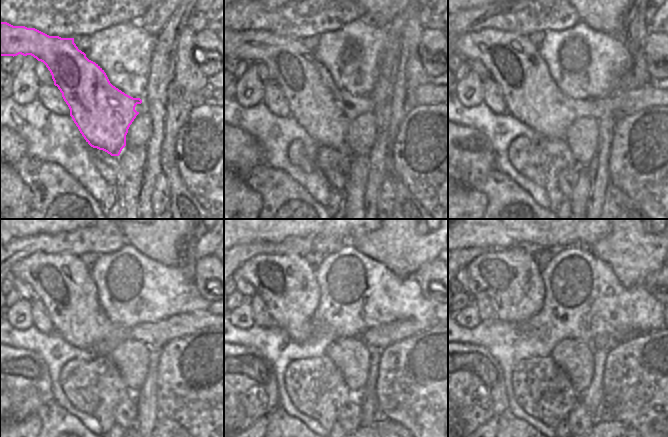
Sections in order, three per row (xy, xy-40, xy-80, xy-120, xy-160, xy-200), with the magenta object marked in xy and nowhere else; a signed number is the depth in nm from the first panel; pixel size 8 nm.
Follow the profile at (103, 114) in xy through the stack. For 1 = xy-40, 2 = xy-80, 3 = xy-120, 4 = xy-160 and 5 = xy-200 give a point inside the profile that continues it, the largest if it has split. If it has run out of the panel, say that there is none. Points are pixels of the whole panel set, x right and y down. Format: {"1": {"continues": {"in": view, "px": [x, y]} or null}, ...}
{"1": {"continues": {"in": "xy-40", "px": [325, 111]}}, "2": {"continues": {"in": "xy-80", "px": [531, 95]}}, "3": {"continues": {"in": "xy-120", "px": [63, 284]}}, "4": {"continues": {"in": "xy-160", "px": [287, 284]}}, "5": {"continues": {"in": "xy-200", "px": [510, 278]}}}

